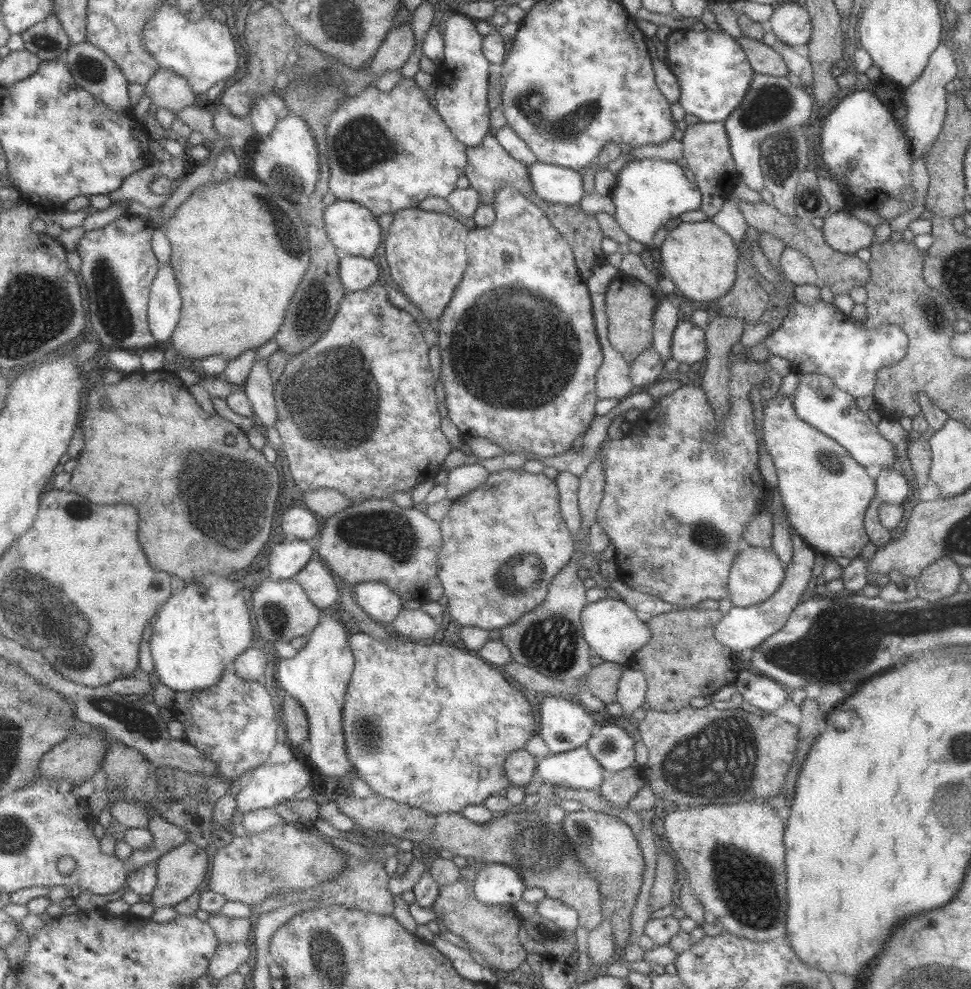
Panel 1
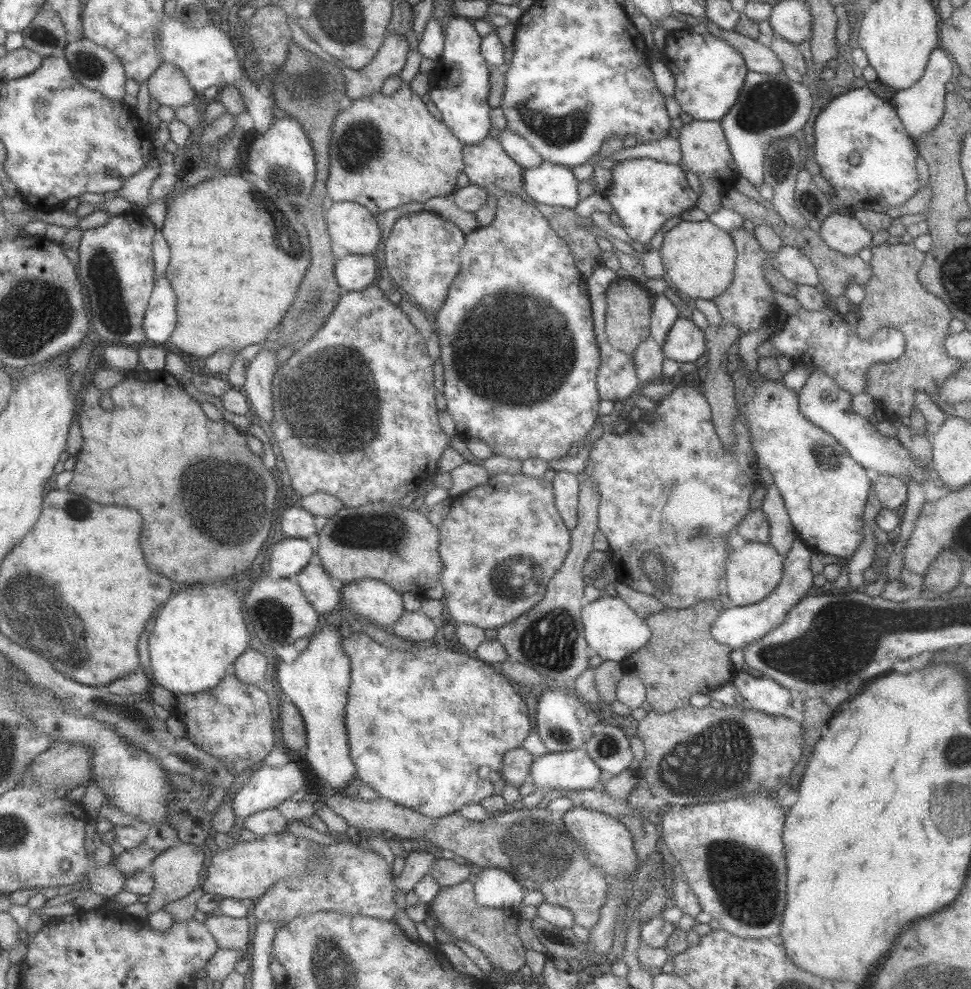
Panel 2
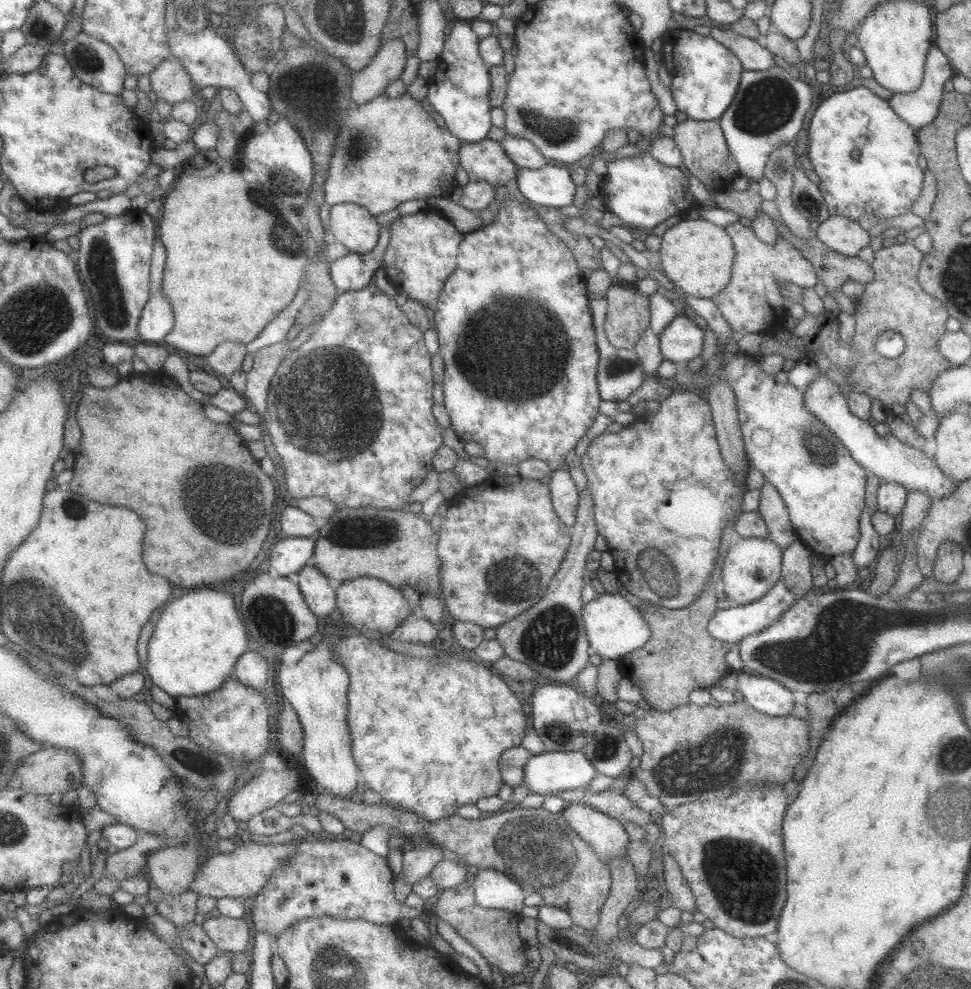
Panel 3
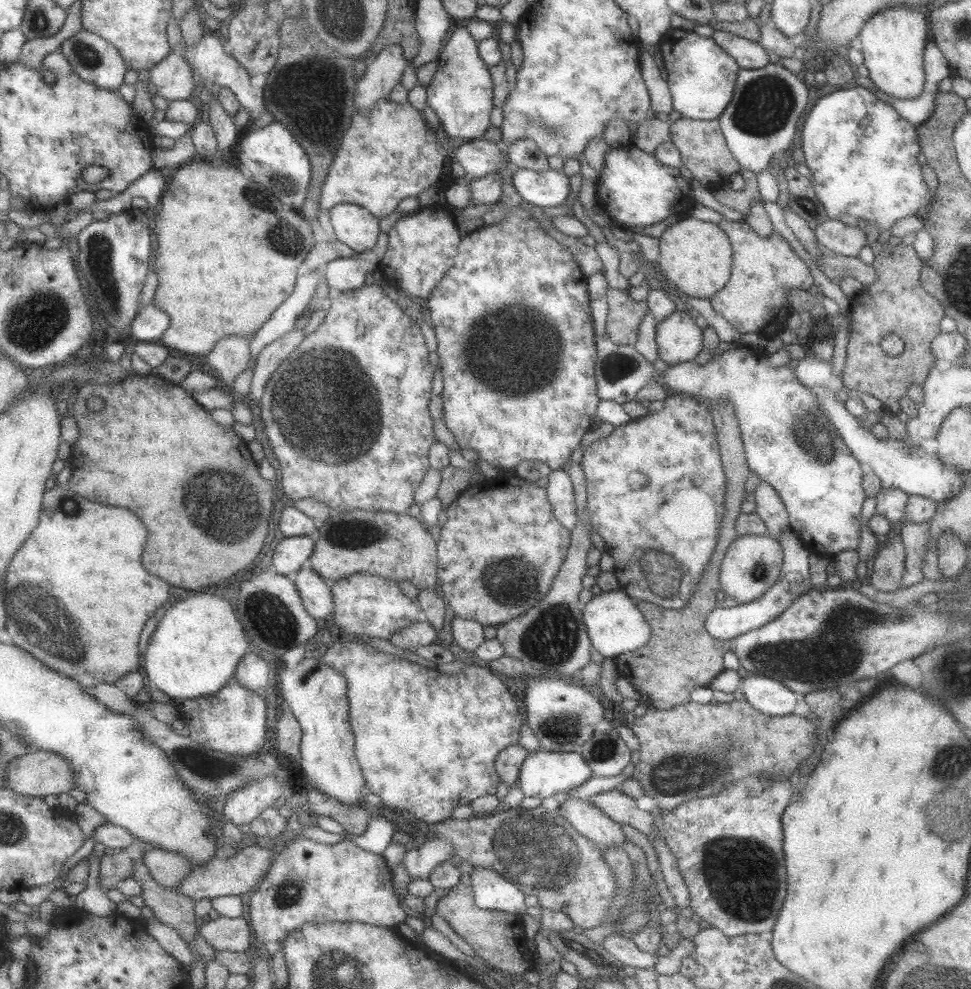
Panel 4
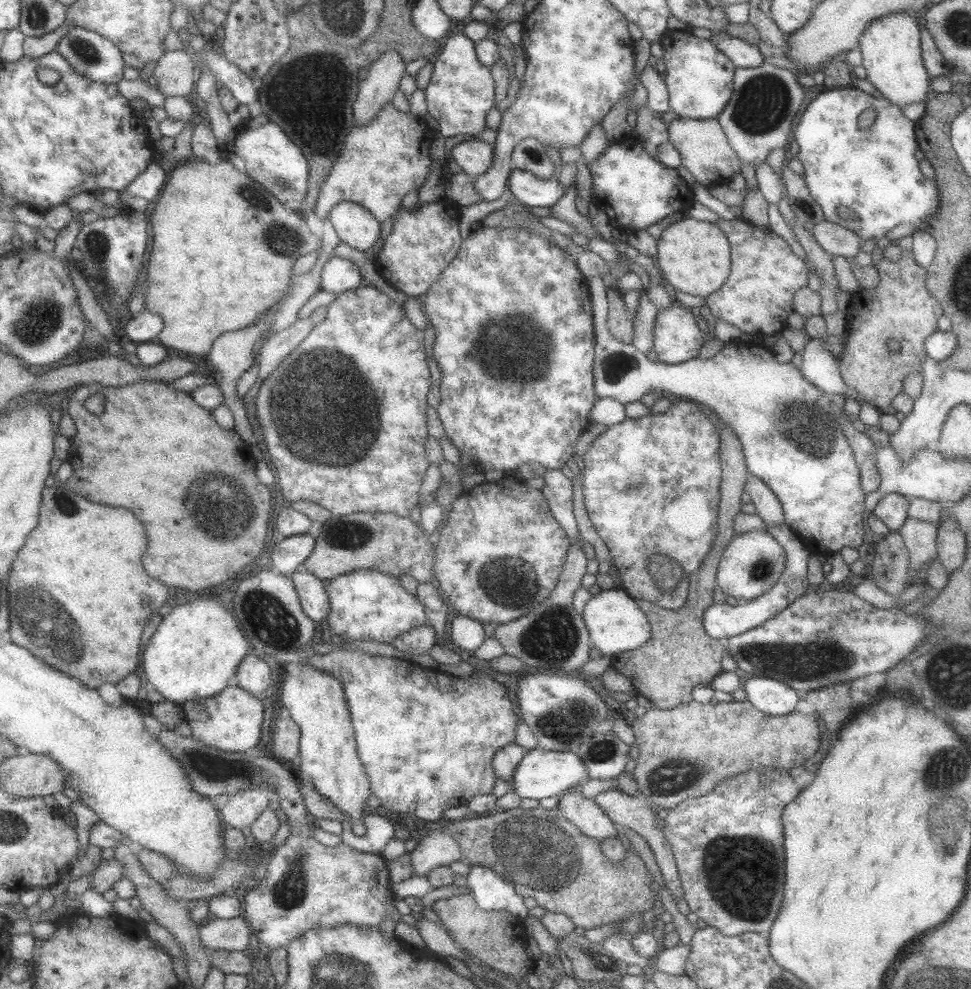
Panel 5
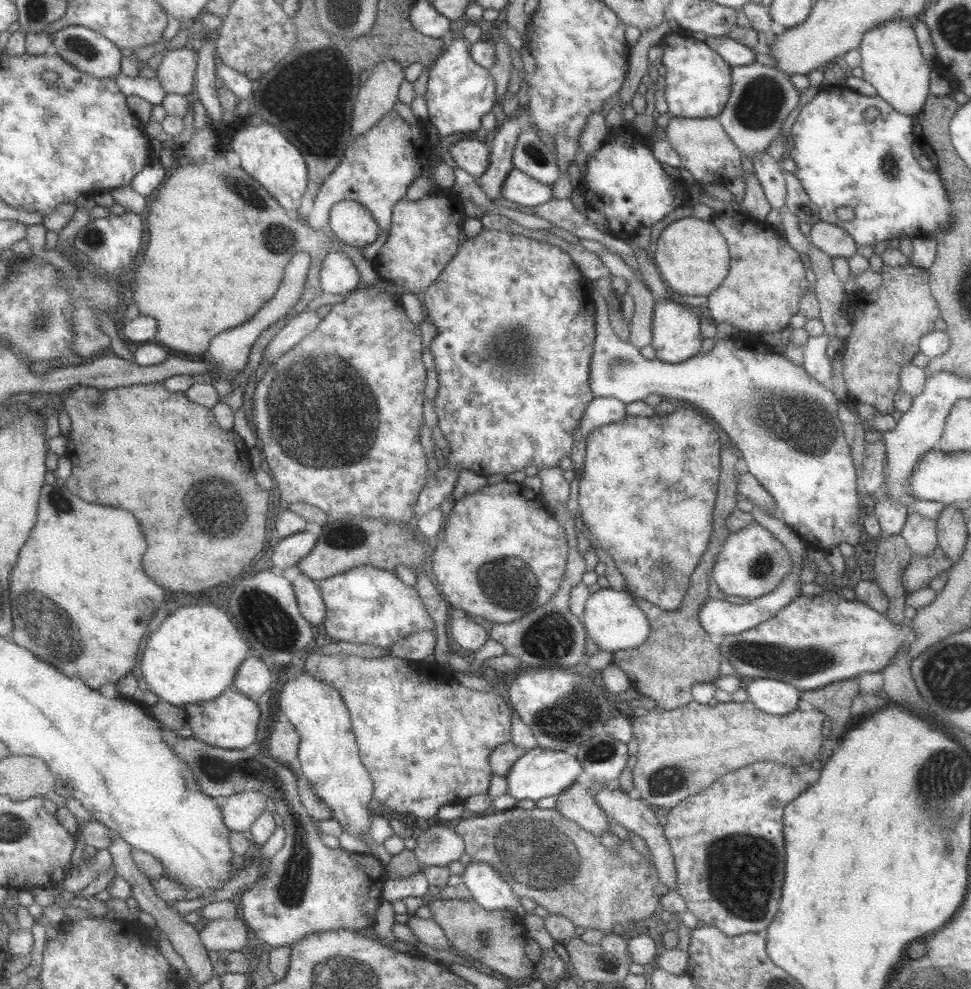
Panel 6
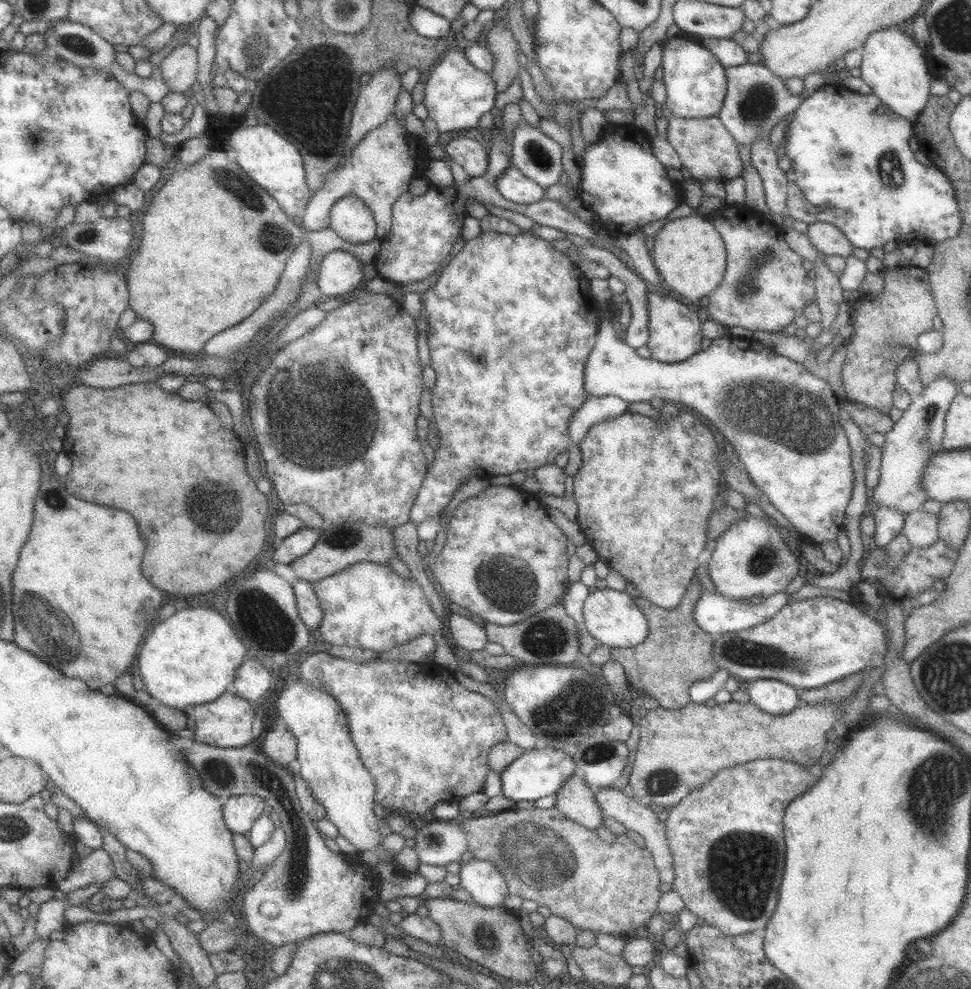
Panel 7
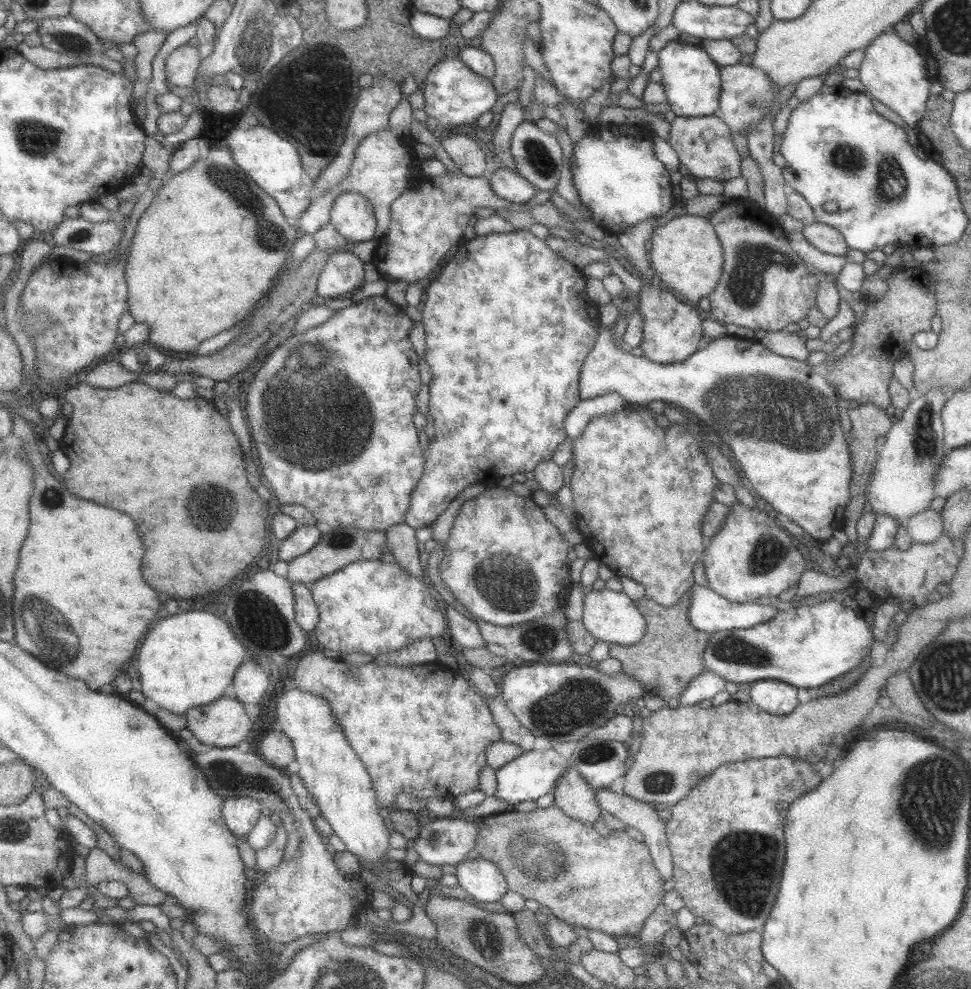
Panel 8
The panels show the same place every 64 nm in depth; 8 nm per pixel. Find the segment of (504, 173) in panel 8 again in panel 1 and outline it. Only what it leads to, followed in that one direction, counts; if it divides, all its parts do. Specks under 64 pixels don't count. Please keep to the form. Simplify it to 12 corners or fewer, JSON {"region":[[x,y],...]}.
{"region":[[538,161],[536,192],[572,206],[586,196],[580,170]]}

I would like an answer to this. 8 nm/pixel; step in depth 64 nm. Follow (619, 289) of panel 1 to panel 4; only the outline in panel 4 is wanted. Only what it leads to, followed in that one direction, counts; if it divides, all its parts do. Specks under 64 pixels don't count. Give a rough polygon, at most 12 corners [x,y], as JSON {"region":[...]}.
{"region":[[609,289],[606,331],[612,342],[635,346],[650,313],[646,299]]}

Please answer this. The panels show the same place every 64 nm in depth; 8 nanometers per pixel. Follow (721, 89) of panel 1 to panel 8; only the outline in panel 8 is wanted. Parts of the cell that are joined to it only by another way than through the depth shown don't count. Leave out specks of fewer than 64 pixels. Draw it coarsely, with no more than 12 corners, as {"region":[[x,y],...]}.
{"region":[[698,45],[657,52],[670,110],[719,111],[720,67]]}

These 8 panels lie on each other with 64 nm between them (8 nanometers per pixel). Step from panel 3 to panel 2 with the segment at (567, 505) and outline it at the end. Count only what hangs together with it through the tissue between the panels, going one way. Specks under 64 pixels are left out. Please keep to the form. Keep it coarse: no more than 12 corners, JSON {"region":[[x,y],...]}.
{"region":[[557,471],[559,511],[574,530],[580,524],[583,484],[578,474]]}

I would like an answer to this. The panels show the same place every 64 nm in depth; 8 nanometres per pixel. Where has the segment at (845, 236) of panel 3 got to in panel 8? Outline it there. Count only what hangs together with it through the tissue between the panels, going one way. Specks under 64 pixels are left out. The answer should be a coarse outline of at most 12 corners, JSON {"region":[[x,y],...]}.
{"region":[[816,221],[801,232],[822,252],[846,255],[850,250],[844,235]]}

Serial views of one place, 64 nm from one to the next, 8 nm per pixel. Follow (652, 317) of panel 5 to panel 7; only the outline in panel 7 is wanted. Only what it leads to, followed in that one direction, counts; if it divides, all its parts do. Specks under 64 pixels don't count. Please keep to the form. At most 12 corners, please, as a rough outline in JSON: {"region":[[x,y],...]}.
{"region":[[591,245],[587,260],[609,266],[626,285],[632,313],[623,341],[647,345],[650,284],[628,269],[610,247]]}

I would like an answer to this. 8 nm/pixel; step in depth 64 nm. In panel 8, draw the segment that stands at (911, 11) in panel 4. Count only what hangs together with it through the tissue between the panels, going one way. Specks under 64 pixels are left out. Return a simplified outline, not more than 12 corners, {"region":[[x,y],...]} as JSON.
{"region":[[886,30],[858,68],[865,94],[912,129],[932,79],[923,51]]}

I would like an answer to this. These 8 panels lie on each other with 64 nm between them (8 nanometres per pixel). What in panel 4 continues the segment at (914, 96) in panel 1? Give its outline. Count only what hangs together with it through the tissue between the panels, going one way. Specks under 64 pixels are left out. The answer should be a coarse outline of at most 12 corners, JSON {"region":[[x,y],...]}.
{"region":[[929,37],[924,49],[926,83],[916,99],[882,96],[918,127],[933,114],[938,84],[953,77],[948,59]]}

